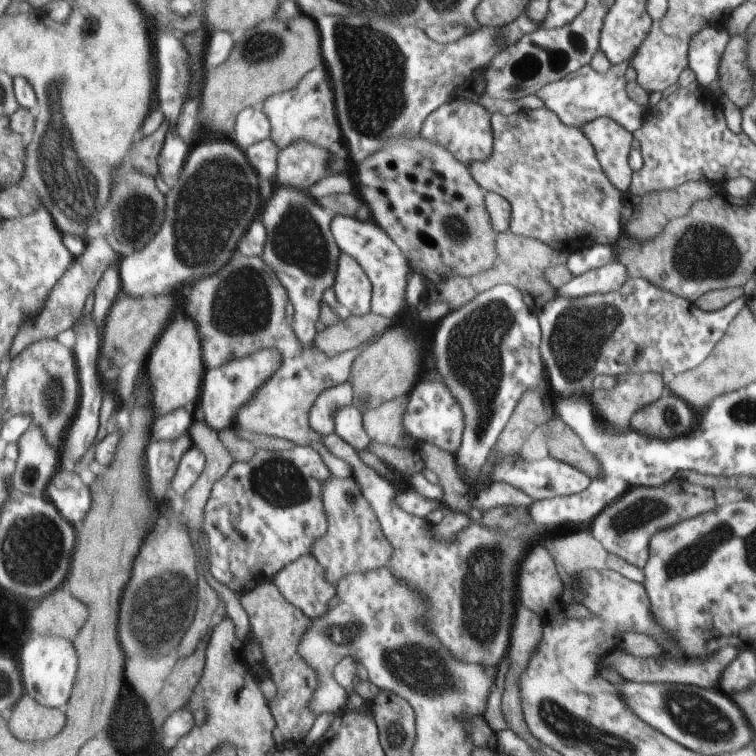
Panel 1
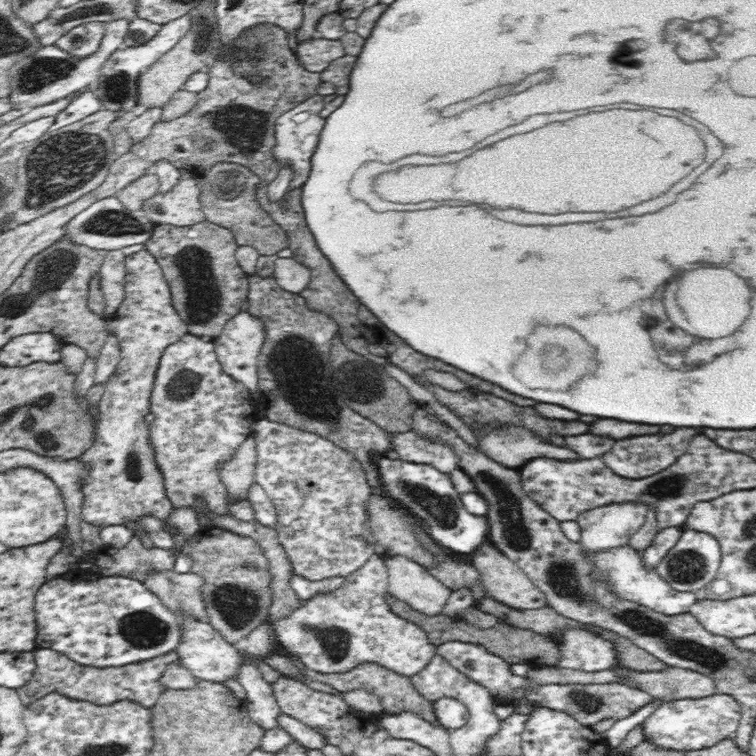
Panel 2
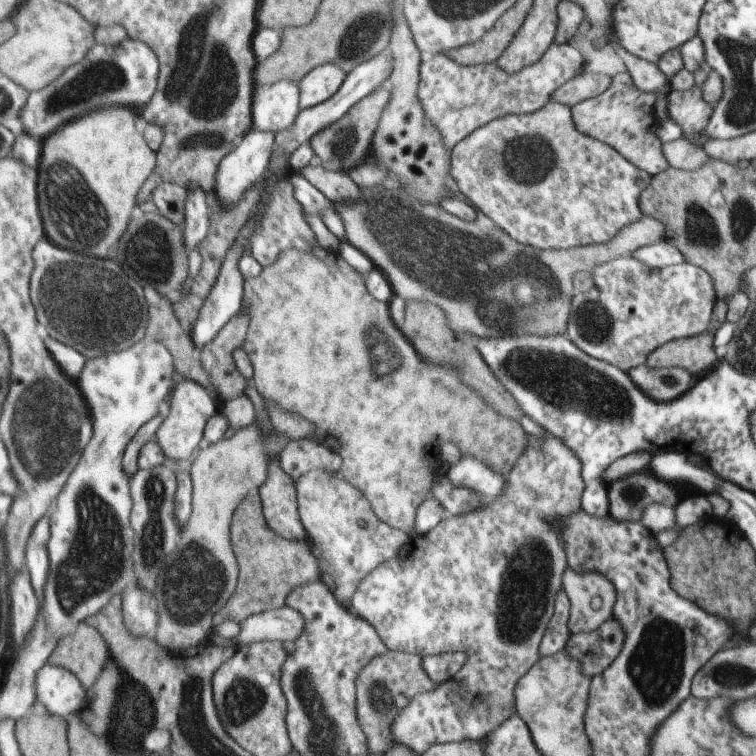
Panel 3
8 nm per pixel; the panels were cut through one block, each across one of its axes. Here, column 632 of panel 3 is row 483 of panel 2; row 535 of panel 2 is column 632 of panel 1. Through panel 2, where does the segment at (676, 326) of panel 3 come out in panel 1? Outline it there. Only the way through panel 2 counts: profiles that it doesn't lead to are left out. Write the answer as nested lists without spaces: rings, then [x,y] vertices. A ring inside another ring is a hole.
[[[627,278],[617,292],[581,296],[581,298],[555,298],[547,302],[539,310],[541,324],[541,356],[545,362],[545,372],[551,382],[551,390],[557,394],[571,394],[577,390],[585,390],[591,386],[595,376],[625,376],[625,374],[663,374],[665,378],[679,376],[687,370],[697,368],[705,356],[717,346],[717,342],[725,336],[729,324],[735,316],[747,306],[747,296],[739,296],[725,308],[717,312],[705,312],[695,302],[689,302],[681,296],[655,286],[645,278]]]

